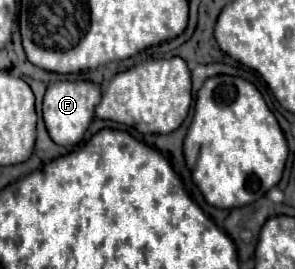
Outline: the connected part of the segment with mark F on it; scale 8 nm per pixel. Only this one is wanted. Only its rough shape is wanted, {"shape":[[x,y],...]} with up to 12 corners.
{"shape":[[88,80],[48,86],[42,112],[50,138],[78,144],[100,104]]}

